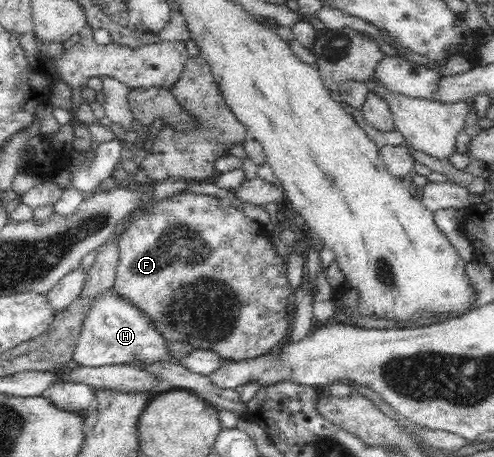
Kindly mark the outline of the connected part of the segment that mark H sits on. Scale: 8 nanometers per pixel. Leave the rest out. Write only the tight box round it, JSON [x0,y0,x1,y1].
[72,291,174,367]

